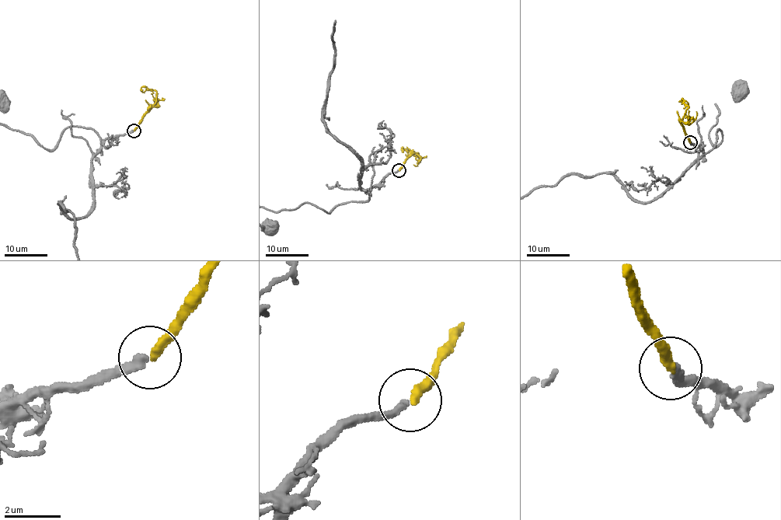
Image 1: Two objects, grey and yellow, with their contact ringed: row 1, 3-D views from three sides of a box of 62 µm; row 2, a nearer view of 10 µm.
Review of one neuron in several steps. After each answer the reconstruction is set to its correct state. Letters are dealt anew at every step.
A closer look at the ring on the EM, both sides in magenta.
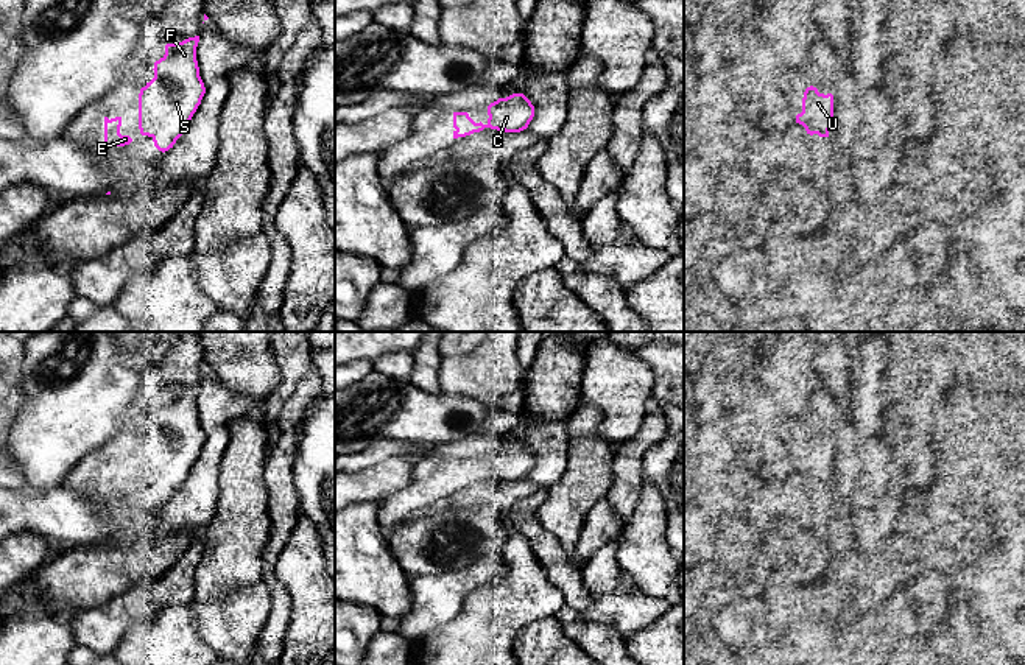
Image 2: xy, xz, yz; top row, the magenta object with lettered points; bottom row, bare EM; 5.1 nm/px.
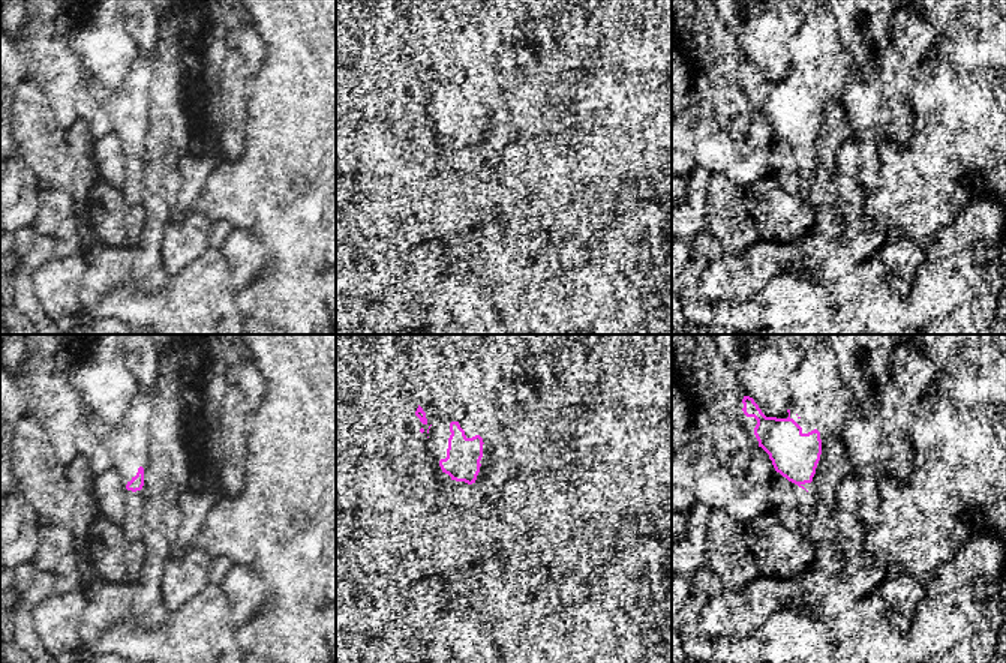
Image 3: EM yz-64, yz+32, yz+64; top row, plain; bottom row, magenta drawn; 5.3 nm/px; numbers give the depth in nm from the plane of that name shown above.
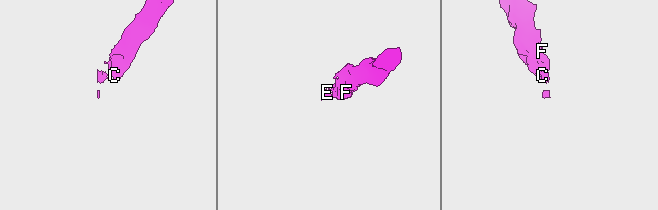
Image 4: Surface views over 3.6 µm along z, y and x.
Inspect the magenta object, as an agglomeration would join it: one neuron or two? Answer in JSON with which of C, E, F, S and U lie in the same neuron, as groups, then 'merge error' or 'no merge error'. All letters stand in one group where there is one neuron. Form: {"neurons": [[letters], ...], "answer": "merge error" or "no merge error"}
{"neurons": [["C", "E", "F", "S", "U"]], "answer": "no merge error"}

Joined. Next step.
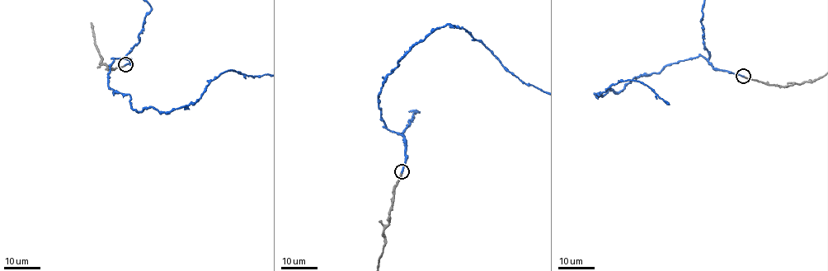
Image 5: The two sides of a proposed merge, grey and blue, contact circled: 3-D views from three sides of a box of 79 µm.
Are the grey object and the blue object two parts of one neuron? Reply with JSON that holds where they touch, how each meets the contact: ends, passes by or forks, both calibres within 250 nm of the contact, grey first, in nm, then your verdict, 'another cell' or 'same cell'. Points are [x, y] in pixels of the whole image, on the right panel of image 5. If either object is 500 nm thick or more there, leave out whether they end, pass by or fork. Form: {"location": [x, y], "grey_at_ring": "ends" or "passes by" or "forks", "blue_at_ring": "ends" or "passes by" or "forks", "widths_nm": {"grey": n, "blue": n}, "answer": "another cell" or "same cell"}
{"location": [743, 76], "grey_at_ring": "ends", "blue_at_ring": "ends", "widths_nm": {"grey": 240, "blue": 240}, "answer": "another cell"}

